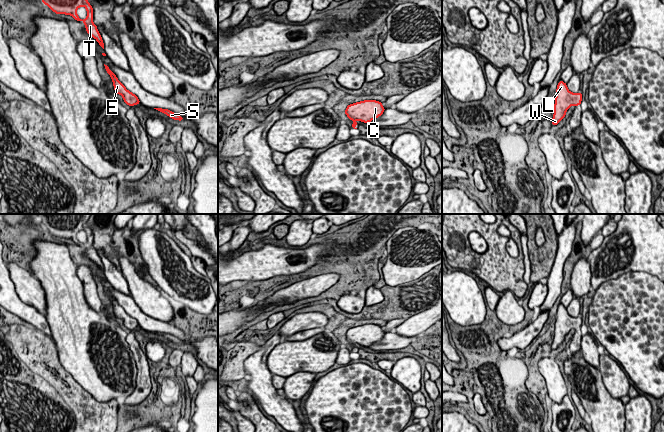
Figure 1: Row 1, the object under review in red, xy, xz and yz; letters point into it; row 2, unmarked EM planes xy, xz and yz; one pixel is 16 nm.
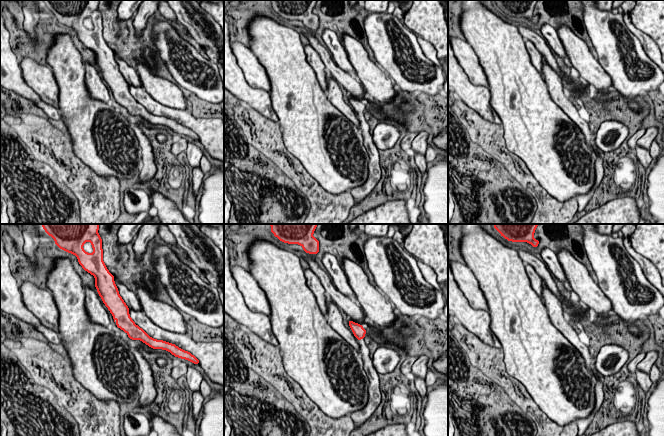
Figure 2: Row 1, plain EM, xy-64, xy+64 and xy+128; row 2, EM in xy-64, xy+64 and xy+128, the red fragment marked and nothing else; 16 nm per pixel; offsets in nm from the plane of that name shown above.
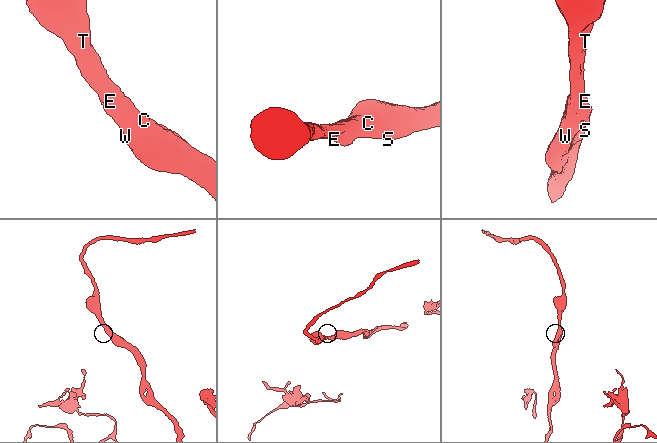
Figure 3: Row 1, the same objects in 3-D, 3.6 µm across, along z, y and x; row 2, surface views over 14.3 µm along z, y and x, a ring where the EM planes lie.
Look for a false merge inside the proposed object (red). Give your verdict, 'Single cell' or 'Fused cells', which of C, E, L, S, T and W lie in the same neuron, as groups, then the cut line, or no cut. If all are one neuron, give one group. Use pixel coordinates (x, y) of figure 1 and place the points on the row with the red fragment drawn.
Single cell. Groups: C E L S T W. No split

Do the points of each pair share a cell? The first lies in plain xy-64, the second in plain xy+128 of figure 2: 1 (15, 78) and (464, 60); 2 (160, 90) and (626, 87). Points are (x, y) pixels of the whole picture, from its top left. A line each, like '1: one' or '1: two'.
1: two
2: two

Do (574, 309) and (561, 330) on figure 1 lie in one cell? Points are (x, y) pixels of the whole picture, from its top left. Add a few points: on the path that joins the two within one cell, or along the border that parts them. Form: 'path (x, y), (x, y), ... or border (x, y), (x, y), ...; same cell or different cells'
border (566, 308), (570, 315), (578, 316); different cells

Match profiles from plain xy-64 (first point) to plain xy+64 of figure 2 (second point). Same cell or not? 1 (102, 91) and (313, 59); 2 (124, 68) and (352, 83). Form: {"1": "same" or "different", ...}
{"1": "same", "2": "different"}

